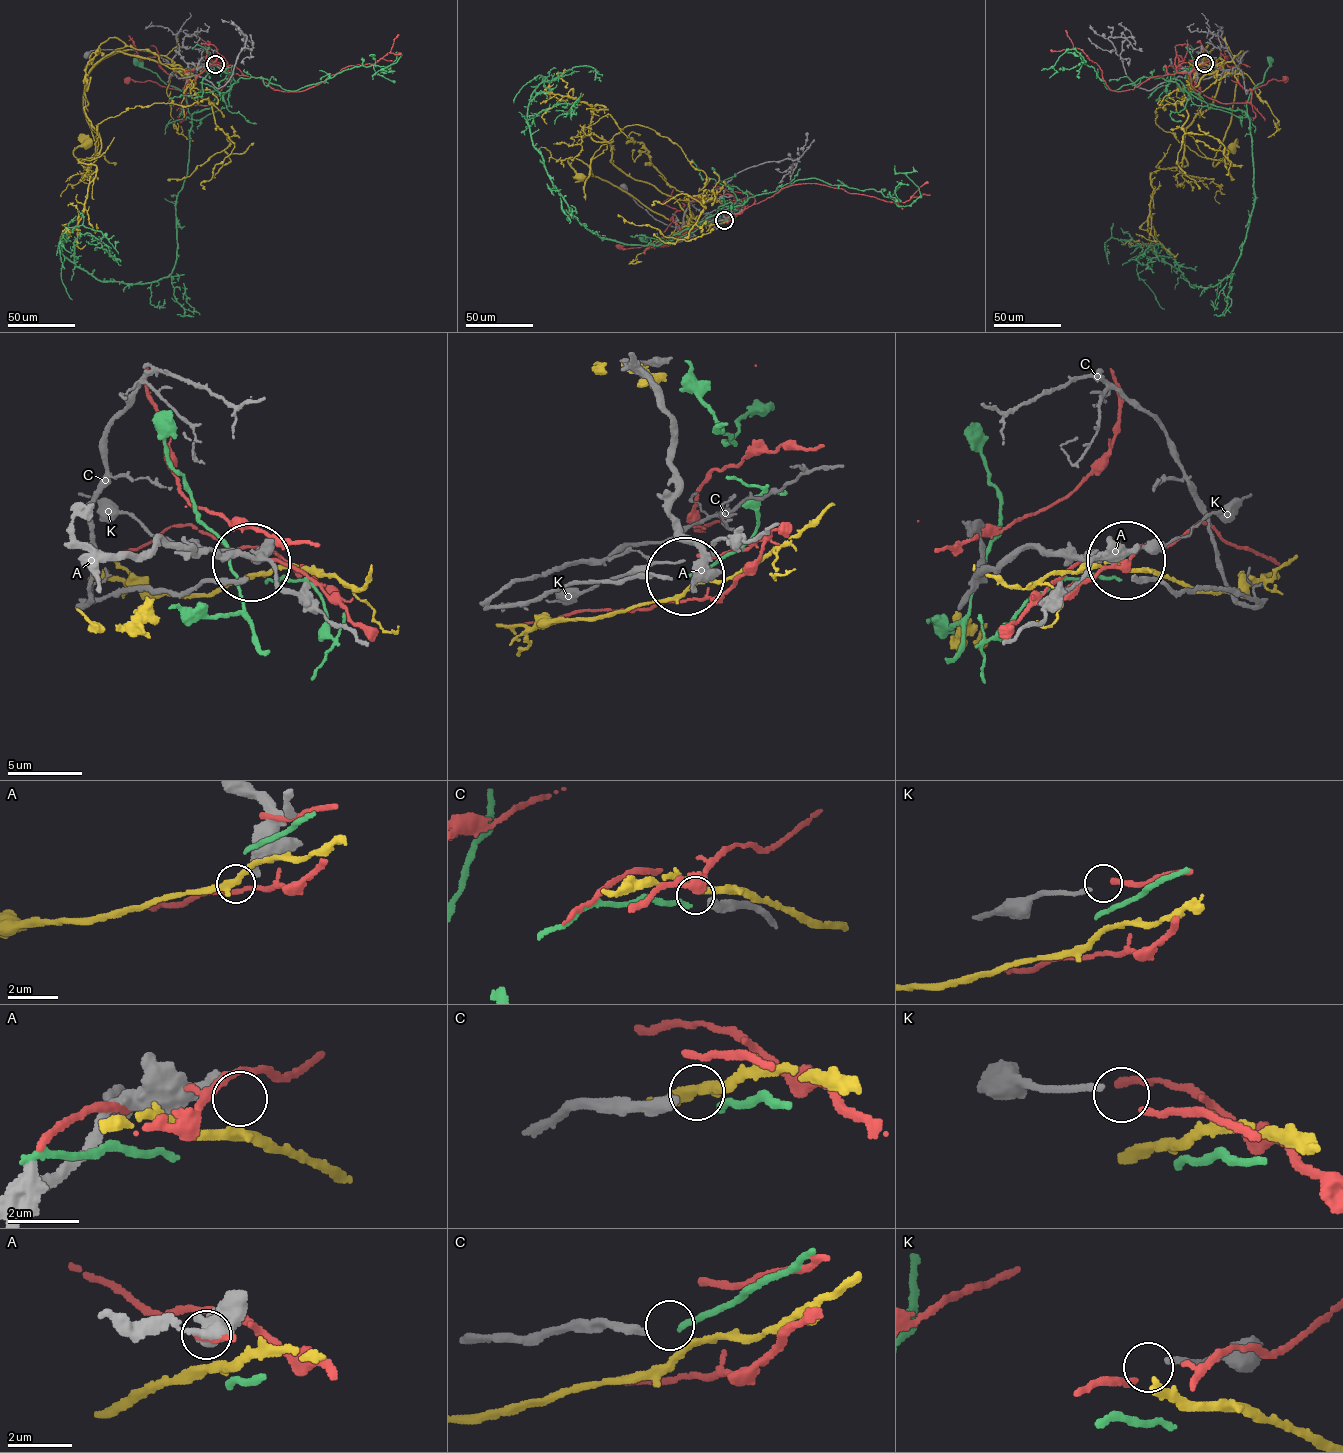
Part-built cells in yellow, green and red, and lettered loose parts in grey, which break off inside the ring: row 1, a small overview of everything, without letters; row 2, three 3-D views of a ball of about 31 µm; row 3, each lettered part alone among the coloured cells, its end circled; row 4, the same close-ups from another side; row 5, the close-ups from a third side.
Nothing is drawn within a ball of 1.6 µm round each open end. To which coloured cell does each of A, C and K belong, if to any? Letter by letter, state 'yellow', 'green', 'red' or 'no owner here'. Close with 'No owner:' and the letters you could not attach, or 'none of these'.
A: no owner here
C: no owner here
K: red
No owner: A, C

